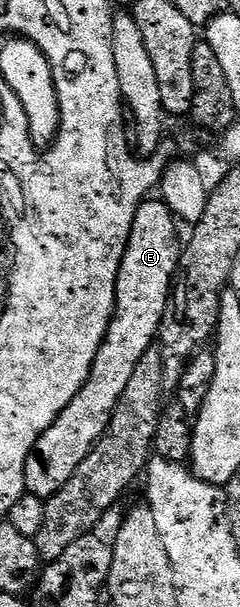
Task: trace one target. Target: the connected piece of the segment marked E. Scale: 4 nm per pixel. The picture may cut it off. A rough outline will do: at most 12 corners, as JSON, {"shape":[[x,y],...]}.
{"shape":[[161,198],[137,208],[89,380],[27,458],[67,486],[158,339],[182,245]]}

